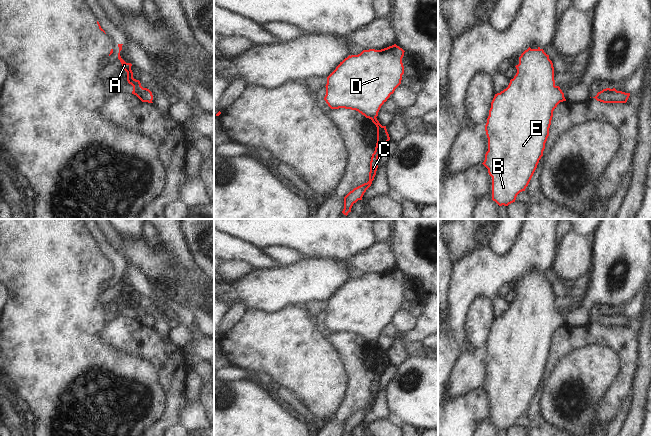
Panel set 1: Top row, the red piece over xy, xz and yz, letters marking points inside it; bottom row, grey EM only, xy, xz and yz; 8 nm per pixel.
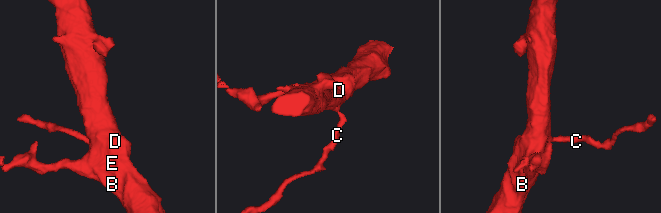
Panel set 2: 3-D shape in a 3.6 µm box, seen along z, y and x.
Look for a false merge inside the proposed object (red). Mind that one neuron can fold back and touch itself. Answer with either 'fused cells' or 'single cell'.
single cell

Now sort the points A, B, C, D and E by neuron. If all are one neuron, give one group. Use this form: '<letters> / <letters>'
A B C D E

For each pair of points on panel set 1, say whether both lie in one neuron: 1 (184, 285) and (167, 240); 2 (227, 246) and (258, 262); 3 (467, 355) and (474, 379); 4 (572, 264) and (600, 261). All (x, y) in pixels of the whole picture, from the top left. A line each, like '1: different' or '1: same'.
1: same
2: same
3: same
4: different

